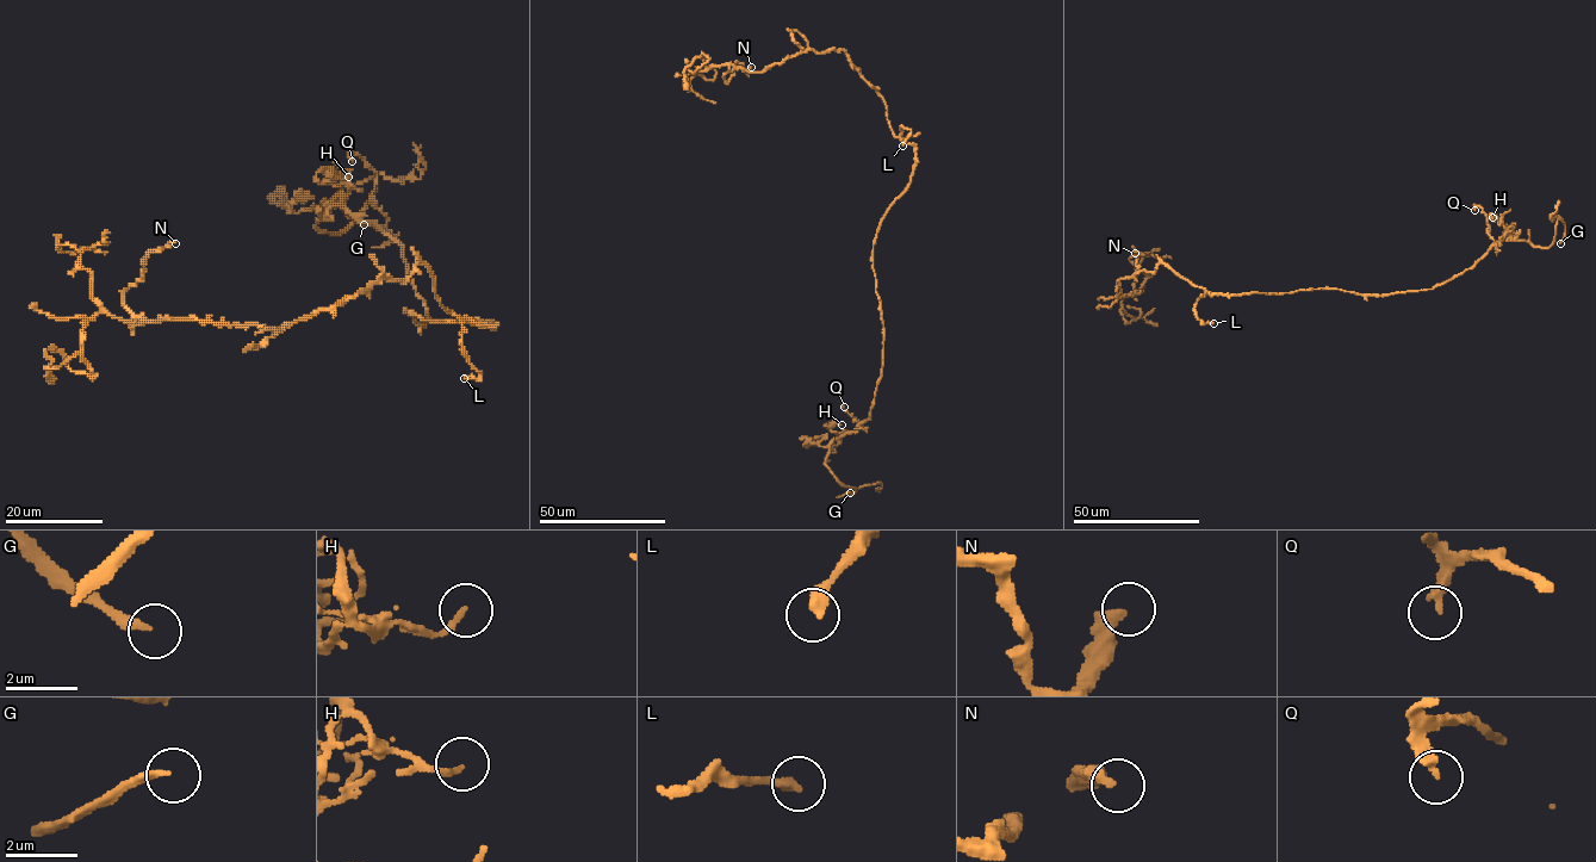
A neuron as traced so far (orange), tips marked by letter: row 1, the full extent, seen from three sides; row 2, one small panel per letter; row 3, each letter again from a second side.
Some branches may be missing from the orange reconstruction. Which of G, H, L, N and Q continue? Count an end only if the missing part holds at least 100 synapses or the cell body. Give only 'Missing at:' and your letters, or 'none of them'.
Missing at: G

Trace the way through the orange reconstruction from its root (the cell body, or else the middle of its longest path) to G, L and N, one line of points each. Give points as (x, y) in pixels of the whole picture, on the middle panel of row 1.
G: (900, 194), (874, 245), (883, 326), (875, 403), (825, 463), (856, 489), (837, 497), (850, 492)
L: (900, 194), (910, 183), (916, 161), (916, 148), (900, 138), (902, 126), (911, 130), (911, 135), (902, 146)
N: (900, 194), (916, 148), (894, 134), (885, 100), (843, 49), (734, 68), (725, 81), (736, 62), (751, 67)

